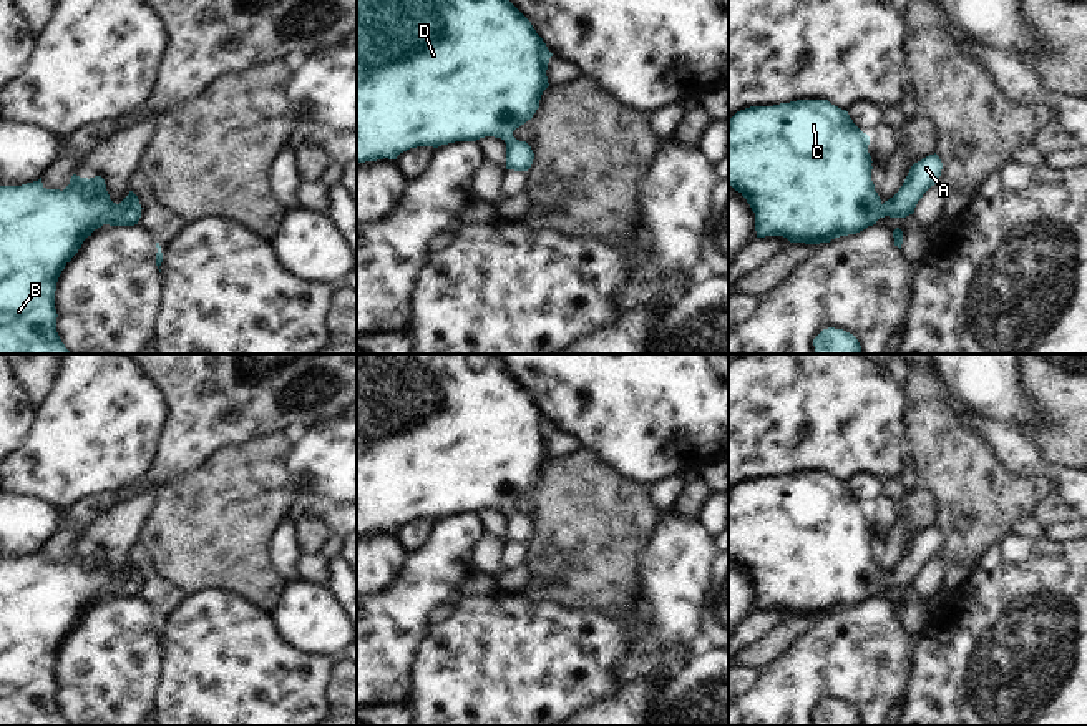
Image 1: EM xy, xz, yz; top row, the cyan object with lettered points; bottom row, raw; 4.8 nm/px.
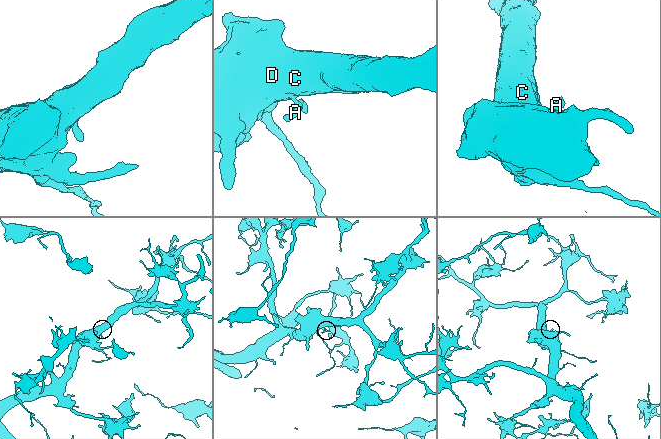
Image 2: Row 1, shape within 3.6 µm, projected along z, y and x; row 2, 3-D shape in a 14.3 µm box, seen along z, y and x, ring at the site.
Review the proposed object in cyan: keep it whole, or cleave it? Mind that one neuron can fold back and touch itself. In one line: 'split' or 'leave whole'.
leave whole

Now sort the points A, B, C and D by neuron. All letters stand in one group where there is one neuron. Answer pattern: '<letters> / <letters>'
A B C D

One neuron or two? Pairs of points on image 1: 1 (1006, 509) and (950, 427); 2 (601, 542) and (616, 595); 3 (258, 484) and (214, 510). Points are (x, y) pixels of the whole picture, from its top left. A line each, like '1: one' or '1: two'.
1: one
2: one
3: one

